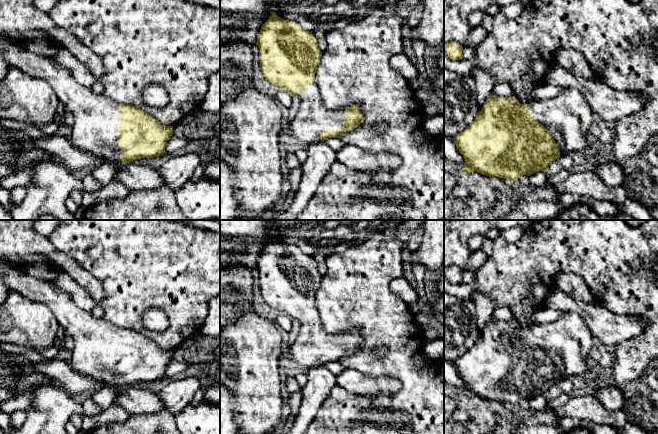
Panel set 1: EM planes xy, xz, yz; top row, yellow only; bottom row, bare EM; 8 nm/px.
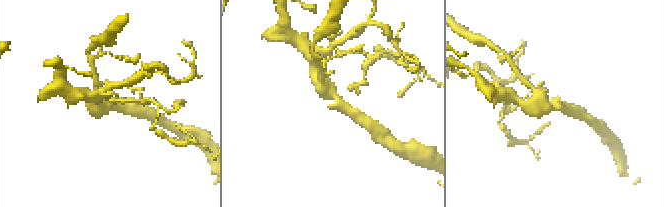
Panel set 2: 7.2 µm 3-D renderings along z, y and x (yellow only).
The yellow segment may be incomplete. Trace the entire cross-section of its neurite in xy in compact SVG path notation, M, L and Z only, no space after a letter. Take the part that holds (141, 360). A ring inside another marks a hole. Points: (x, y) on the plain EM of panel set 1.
M0 262L0 275L10 292L18 292L32 301L45 304L58 320L61 331L73 338L74 348L69 364L74 371L116 389L165 377L166 367L173 359L173 350L162 349L139 331L119 328L80 309L71 296L54 282L29 276L12 263Z

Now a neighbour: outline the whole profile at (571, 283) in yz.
M560 272L555 277L555 284L557 288L572 295L577 300L584 303L594 302L593 295L586 286L584 279L575 273Z

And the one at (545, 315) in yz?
M544 308L533 311L531 317L536 323L545 324L556 321L562 315L563 312L561 311Z

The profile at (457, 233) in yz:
M444 220L444 267L456 265L465 271L471 251L469 239L474 235L485 235L490 229L500 231L521 226L524 230L533 224L533 220Z

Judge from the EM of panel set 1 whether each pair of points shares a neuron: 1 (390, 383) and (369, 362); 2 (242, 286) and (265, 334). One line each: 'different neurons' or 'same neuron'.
1: different neurons
2: different neurons

